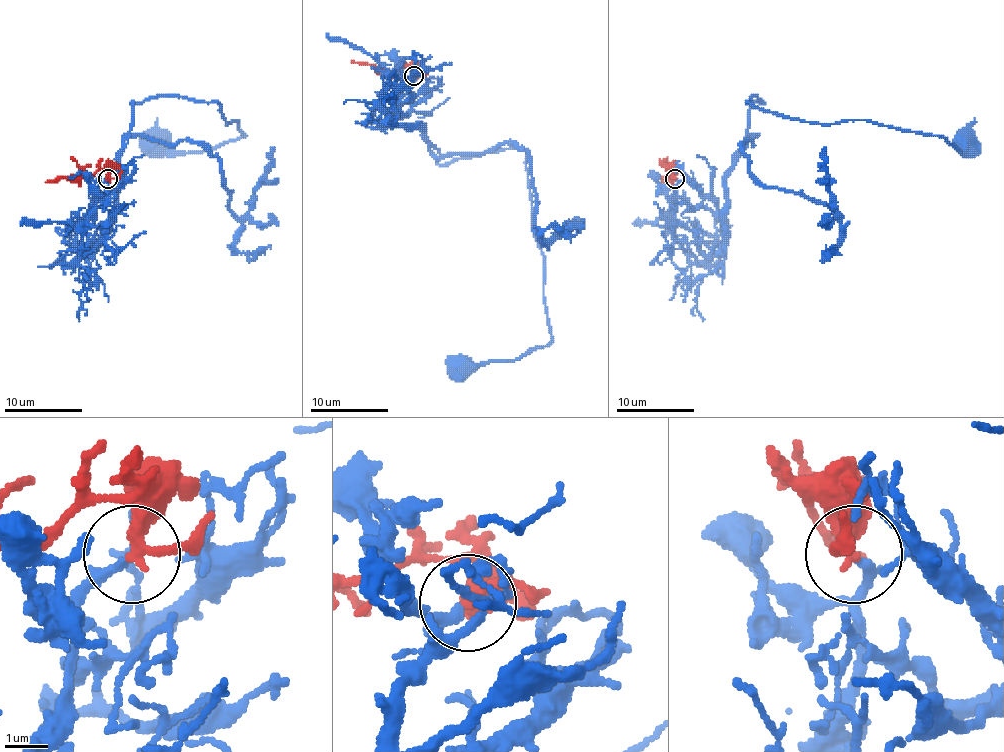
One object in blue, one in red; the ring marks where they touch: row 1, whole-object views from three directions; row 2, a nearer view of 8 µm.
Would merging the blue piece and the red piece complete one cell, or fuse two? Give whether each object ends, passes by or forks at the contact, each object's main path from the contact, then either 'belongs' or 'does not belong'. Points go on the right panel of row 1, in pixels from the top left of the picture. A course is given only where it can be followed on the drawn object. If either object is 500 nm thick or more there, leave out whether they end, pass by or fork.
blue ends; red passes by; course blue (675, 180), (675, 217), (724, 251), (726, 170), (763, 102), (751, 96), (806, 121), (962, 141); course red (675, 178), (667, 168), (669, 176), (659, 182); belongs

